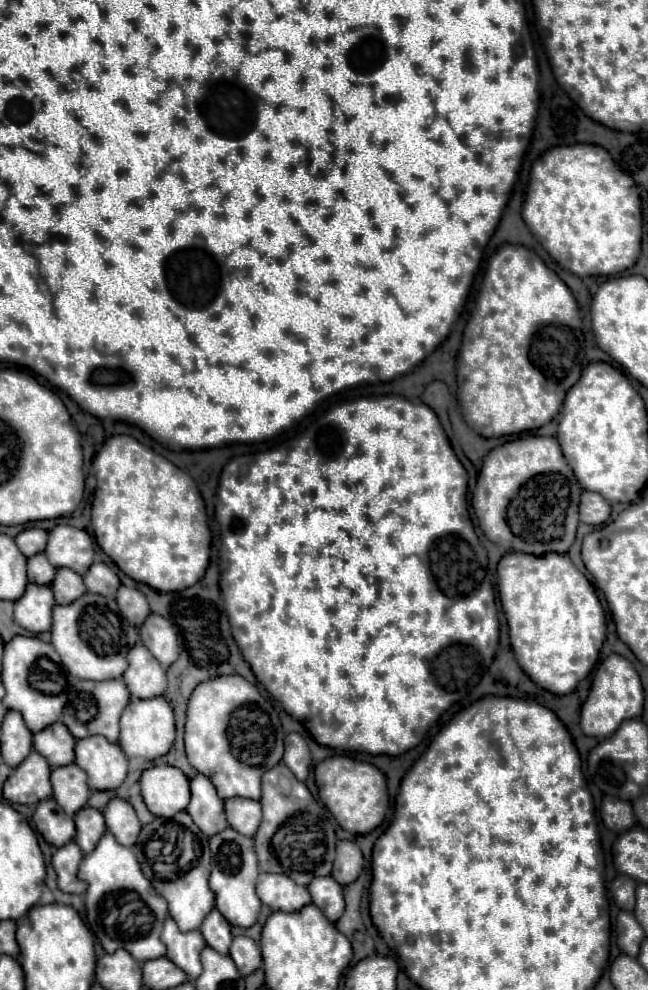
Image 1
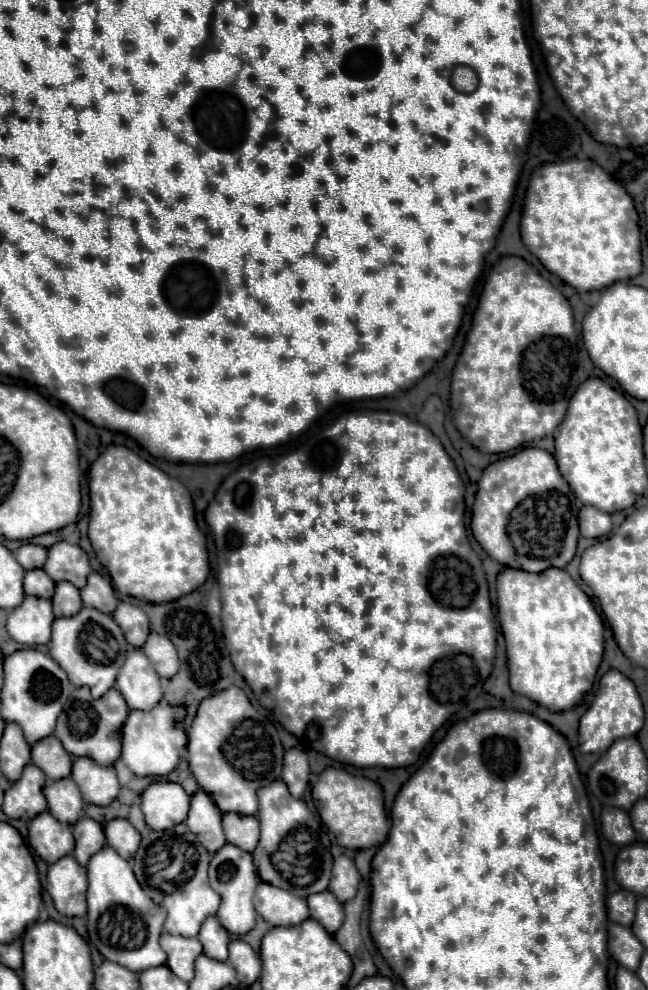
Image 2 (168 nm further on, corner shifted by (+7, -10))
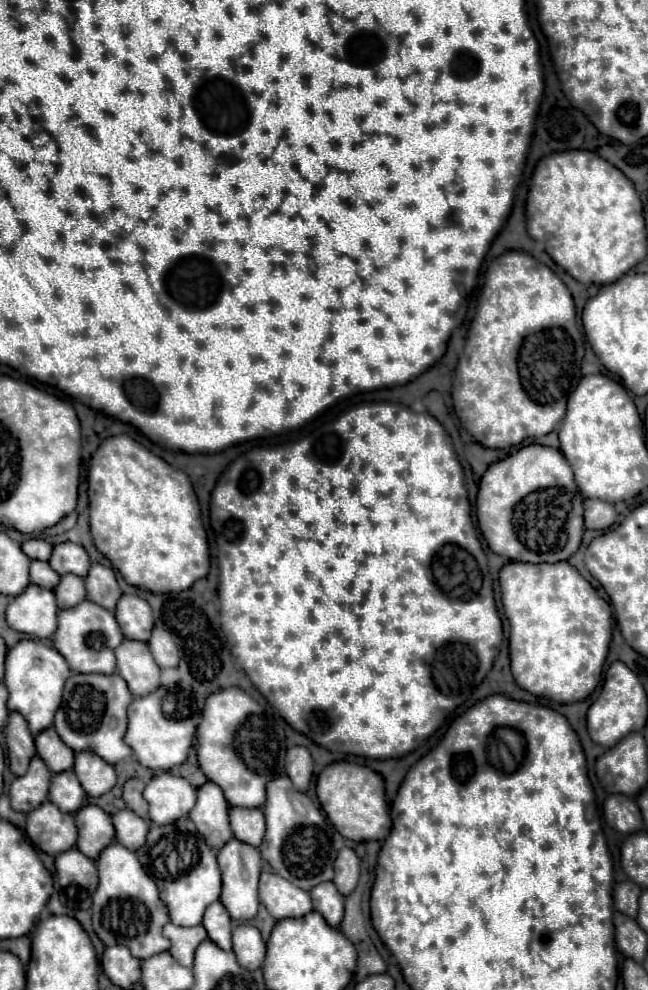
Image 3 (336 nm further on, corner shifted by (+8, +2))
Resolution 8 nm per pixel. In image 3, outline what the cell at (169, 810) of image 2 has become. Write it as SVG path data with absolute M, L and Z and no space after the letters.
M164 772L154 776L144 788L154 824L172 824L190 814L196 804L196 788L182 776Z

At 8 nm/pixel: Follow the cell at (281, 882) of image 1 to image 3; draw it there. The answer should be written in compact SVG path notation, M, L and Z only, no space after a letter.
M262 872L260 876L260 902L276 920L300 918L312 912L310 894L274 872Z

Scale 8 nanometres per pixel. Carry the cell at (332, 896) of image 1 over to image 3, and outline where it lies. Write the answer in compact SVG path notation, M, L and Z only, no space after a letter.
M334 882L318 884L316 888L312 888L310 896L314 902L314 910L320 912L332 928L338 928L344 916L344 896L340 896Z

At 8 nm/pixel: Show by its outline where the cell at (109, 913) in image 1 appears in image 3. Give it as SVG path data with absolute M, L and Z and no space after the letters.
M116 842L104 848L96 864L100 872L100 884L96 888L96 896L92 896L92 922L98 938L106 946L128 946L132 950L132 956L136 956L138 960L166 952L170 948L170 940L162 936L162 926L170 920L168 908L160 900L154 880L140 866L138 856Z

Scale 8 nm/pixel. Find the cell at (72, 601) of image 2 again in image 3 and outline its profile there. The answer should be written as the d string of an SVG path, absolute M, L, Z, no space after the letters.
M72 574L62 576L54 592L56 592L56 600L60 608L74 608L76 604L86 600L84 580L80 576L72 576Z

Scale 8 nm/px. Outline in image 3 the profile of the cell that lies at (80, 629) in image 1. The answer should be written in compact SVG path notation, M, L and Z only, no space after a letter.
M84 600L76 608L66 608L58 612L58 630L54 634L54 648L68 660L68 666L80 674L112 674L114 672L114 650L124 640L116 618L106 608Z

